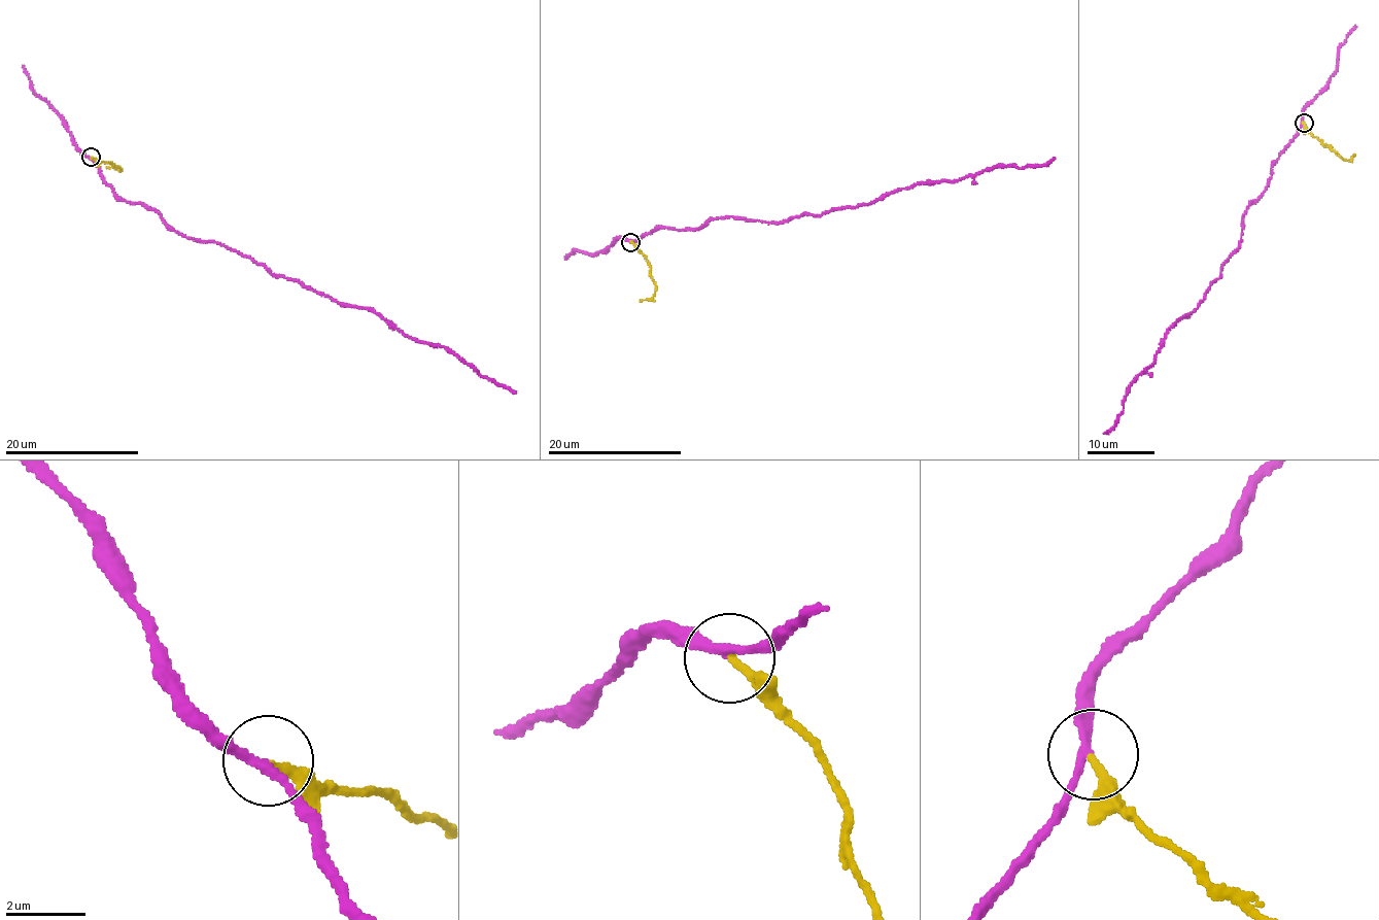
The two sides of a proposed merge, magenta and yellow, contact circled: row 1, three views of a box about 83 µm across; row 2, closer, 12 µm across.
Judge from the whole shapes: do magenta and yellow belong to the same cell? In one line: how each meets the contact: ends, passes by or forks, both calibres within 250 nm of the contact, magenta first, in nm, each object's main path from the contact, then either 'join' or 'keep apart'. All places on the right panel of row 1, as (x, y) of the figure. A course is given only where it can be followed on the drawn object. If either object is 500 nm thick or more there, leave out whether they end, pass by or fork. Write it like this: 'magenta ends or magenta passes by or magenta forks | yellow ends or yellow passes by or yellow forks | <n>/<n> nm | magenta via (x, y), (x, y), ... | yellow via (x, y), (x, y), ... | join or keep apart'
magenta passes by | yellow ends | 200/200 nm | magenta via (1304, 122), (1242, 217), (1236, 251), (1197, 308), (1168, 330), (1103, 433) | yellow via (1304, 122), (1314, 137), (1347, 160), (1355, 156) | keep apart

